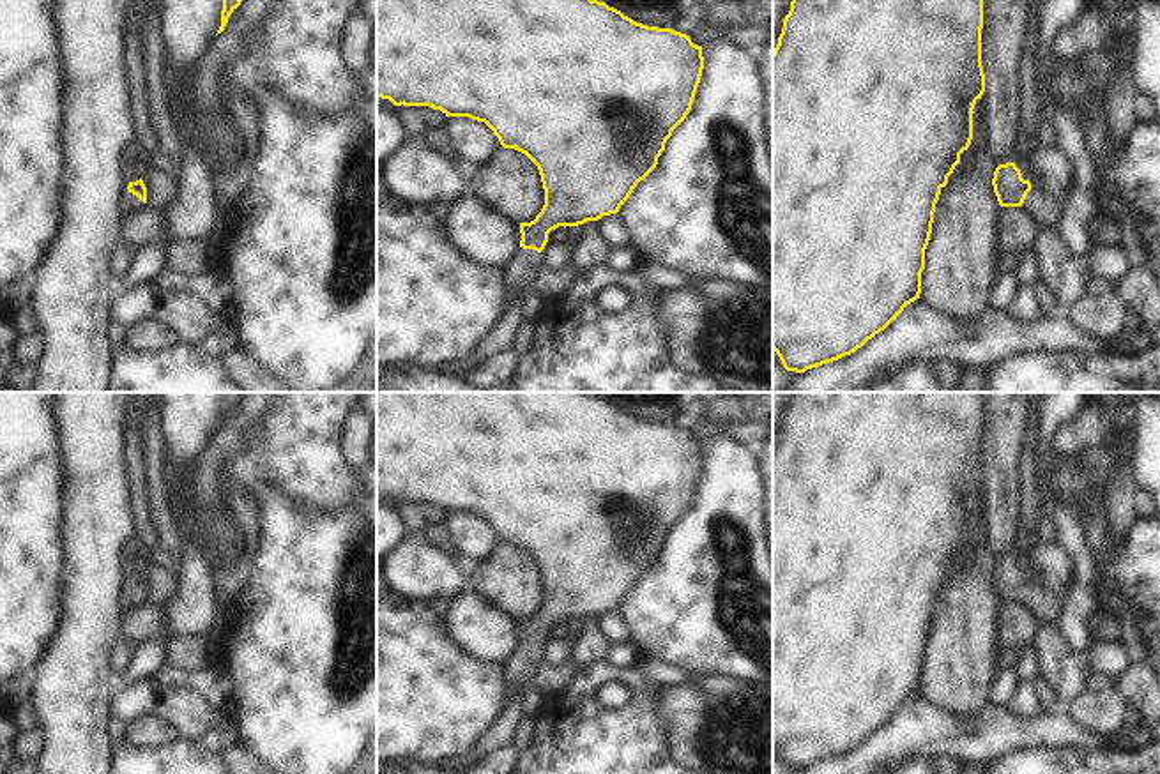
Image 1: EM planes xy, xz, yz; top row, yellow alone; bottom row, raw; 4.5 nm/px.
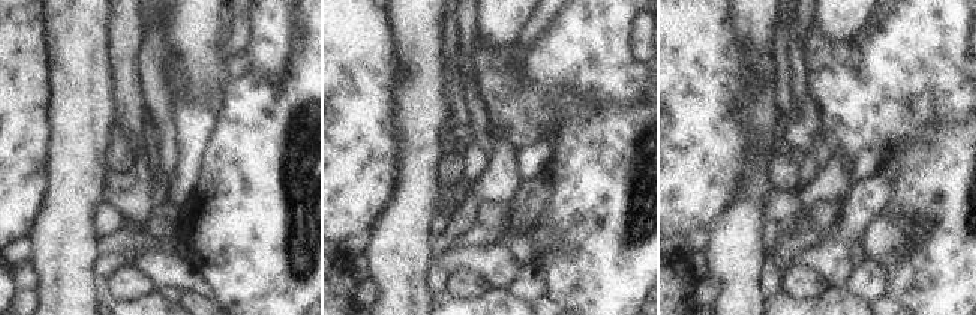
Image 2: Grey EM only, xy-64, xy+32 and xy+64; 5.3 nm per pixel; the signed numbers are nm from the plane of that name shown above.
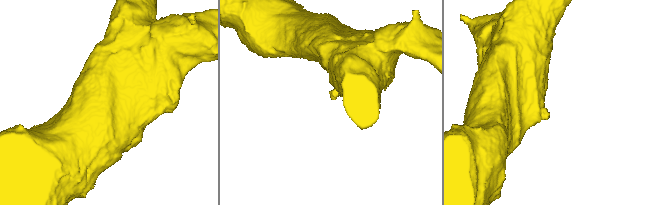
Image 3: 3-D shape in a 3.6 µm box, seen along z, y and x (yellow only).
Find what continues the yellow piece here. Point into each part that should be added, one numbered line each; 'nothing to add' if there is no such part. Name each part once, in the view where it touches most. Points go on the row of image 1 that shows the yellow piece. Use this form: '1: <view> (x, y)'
1: xz (520, 269)

